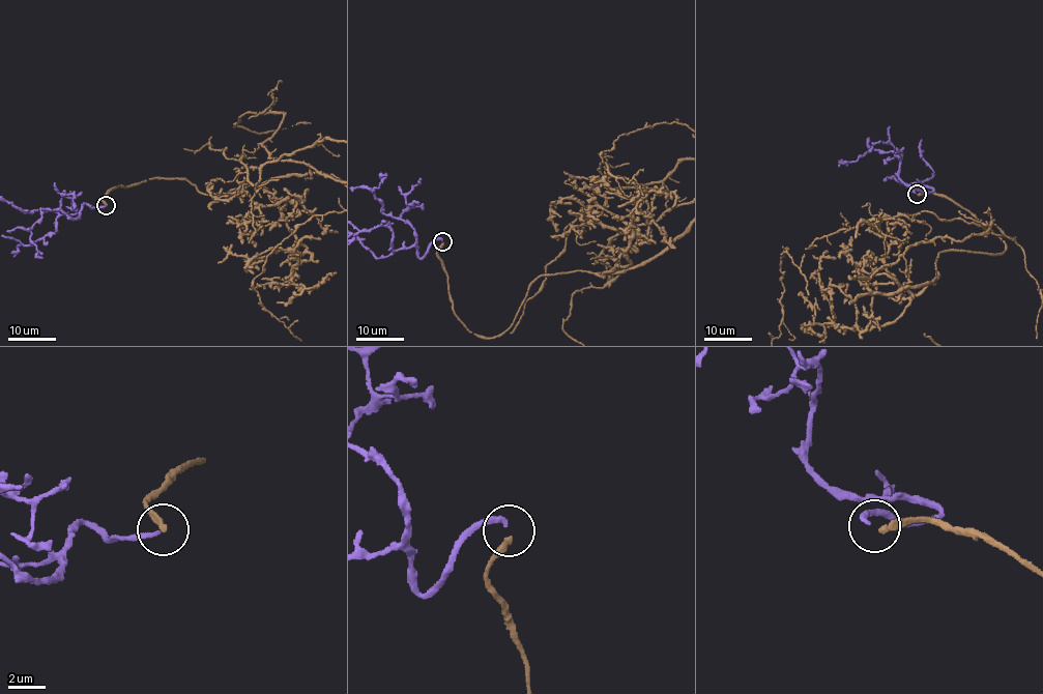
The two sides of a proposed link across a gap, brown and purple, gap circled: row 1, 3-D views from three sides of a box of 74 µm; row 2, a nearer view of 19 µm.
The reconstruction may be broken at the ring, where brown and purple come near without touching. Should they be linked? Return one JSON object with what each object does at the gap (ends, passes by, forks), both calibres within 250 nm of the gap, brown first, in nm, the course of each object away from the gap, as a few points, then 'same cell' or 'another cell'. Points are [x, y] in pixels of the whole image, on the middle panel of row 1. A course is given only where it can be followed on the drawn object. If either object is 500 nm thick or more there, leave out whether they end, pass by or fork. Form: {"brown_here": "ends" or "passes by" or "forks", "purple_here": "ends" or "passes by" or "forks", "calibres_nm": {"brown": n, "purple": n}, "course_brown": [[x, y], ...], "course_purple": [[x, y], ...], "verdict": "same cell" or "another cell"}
{"brown_here": "ends", "purple_here": "ends", "calibres_nm": {"brown": 320, "purple": 280}, "course_purple": [[442, 240], [436, 239], [421, 257], [417, 248], [410, 247], [375, 257]], "verdict": "same cell"}

